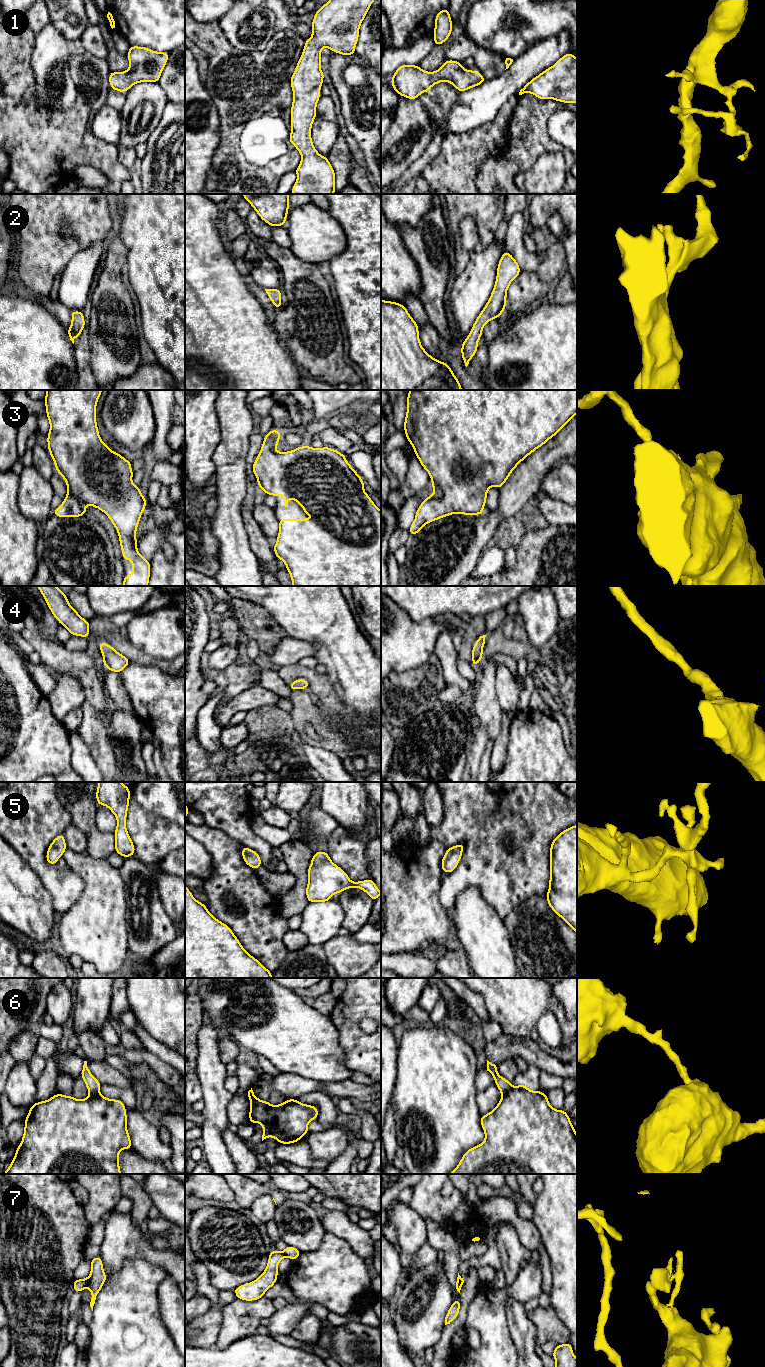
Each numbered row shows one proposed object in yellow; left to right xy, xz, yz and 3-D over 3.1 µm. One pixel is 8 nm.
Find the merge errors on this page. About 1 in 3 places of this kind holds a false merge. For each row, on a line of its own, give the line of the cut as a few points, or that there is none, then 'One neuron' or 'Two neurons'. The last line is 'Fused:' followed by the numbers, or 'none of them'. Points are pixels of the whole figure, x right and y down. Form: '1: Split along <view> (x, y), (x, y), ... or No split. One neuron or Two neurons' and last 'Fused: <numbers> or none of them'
1: No split. One neuron
2: No split. One neuron
3: No split. One neuron
4: No split. One neuron
5: No split. One neuron
6: Split along yz (512, 1086), (502, 1095). Two neurons
7: Split along xy (88, 1278), (86, 1286). Two neurons
Fused: 6, 7

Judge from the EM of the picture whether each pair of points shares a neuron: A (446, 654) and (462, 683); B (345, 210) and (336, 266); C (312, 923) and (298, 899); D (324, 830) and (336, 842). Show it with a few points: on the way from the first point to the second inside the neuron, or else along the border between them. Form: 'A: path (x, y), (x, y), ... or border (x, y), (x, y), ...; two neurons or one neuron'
A: path (448, 661), (449, 670), (455, 676); one neuron
B: path (354, 225), (354, 252), (351, 255); one neuron
C: border (309, 903), (299, 914), (289, 917); two neurons
D: border (339, 826), (326, 838); two neurons

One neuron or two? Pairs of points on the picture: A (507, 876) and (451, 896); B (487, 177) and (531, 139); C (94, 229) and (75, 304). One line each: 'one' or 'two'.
A: one
B: one
C: two

